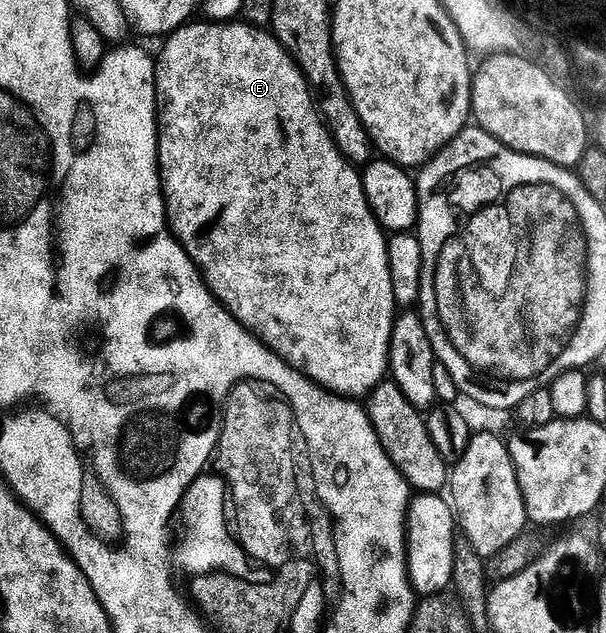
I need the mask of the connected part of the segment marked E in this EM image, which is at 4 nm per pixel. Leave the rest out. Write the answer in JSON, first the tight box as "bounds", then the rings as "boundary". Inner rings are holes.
{"bounds":[155,21,393,396],"boundary":[[[188,21],[172,35],[166,36],[155,64],[155,98],[159,116],[159,179],[163,182],[163,200],[171,234],[185,249],[185,253],[189,253],[189,257],[203,274],[207,288],[215,294],[219,304],[246,331],[250,331],[261,342],[266,343],[268,349],[278,359],[284,359],[290,367],[336,395],[366,396],[376,384],[384,382],[389,371],[387,310],[393,307],[393,296],[387,256],[388,236],[384,228],[379,226],[375,214],[371,212],[371,207],[367,203],[360,172],[354,171],[343,160],[332,132],[325,126],[316,104],[315,107],[311,104],[312,88],[308,80],[297,66],[296,60],[274,34],[266,30],[258,31],[255,27],[246,27],[243,21],[195,22]],[[201,203],[267,203],[267,205],[201,205]]]}

